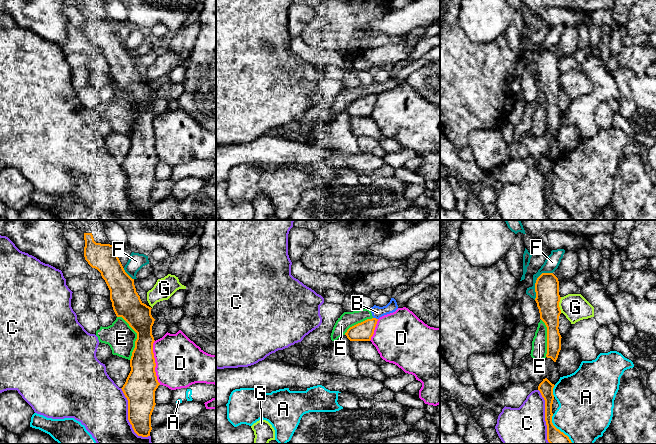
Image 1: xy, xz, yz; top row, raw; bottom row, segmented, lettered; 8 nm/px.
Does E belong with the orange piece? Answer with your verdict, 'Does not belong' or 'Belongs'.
Does not belong

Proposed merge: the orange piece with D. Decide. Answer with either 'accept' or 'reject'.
reject

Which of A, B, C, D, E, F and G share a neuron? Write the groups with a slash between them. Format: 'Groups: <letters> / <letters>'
Groups: A / B E / C / D / F / G

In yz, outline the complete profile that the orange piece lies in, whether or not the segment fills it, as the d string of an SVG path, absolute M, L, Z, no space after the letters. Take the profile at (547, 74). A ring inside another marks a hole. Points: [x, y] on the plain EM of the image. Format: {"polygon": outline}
{"polygon": "M542 49L536 56L535 68L540 95L547 103L547 134L556 138L561 126L561 111L559 109L559 57L553 49Z"}

